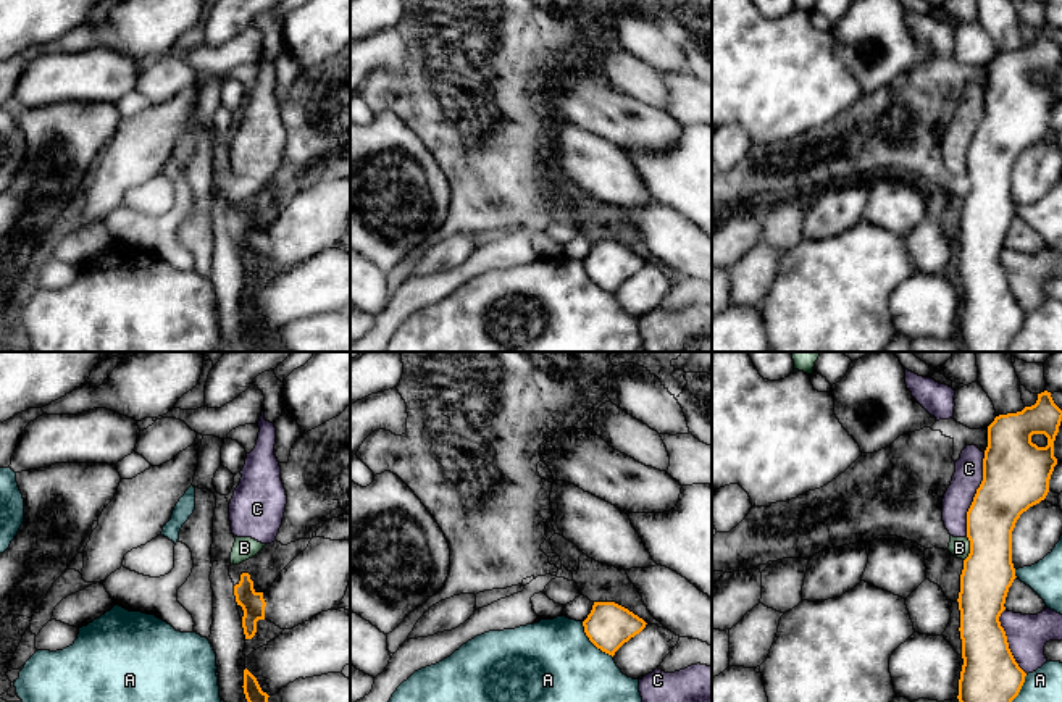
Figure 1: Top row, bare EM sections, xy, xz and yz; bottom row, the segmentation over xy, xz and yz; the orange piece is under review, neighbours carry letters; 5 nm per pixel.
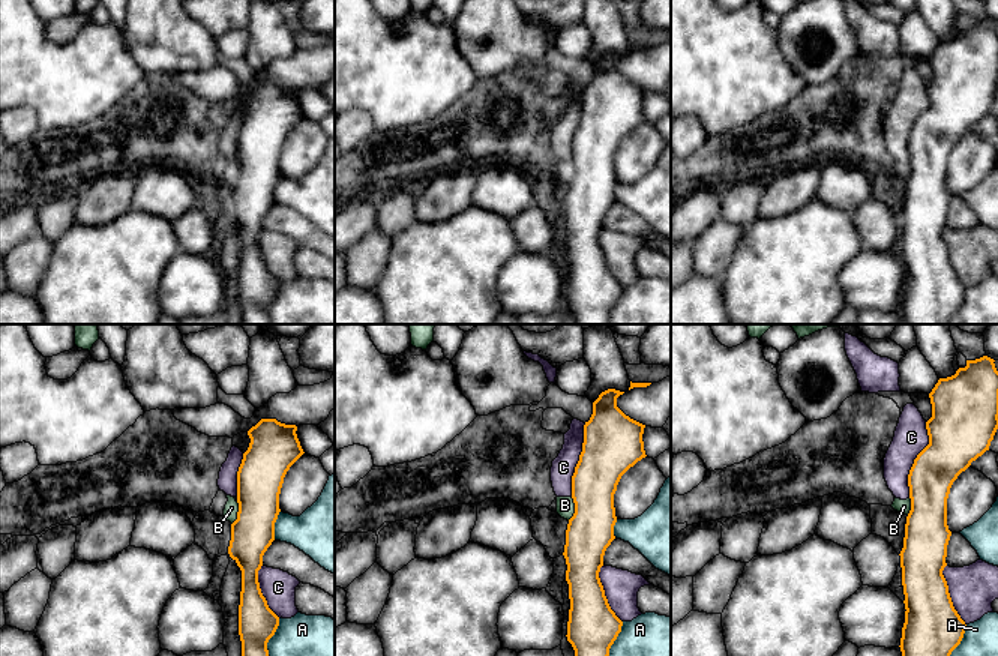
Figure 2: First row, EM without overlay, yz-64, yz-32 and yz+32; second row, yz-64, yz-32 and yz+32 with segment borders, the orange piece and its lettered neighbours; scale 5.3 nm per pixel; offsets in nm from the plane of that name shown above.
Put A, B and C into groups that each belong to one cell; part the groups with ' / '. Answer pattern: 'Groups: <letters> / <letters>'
Groups: A / B C

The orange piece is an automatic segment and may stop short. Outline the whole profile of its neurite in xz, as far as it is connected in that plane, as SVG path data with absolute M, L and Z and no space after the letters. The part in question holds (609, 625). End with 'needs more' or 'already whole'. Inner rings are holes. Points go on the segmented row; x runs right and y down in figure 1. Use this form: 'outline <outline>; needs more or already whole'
outline M594 602L591 613L583 621L589 641L612 657L646 625L642 618L615 602Z; already whole

